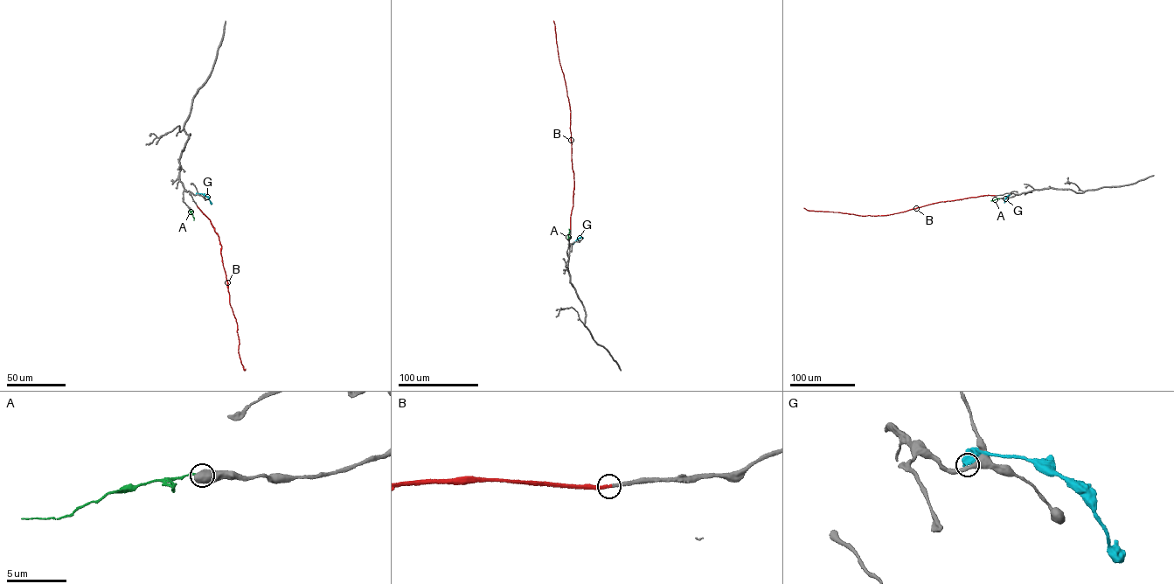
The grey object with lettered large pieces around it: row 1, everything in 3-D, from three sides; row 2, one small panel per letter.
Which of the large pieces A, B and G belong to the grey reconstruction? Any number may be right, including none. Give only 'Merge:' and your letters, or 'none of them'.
Merge: B

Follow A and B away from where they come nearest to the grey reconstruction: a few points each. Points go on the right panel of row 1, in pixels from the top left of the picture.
A: (1001, 198), (990, 200)
B: (996, 195), (939, 202), (884, 215), (809, 211), (804, 208)

